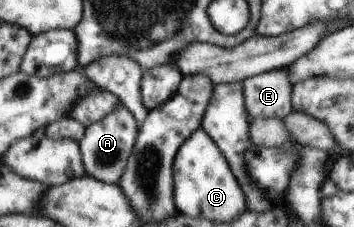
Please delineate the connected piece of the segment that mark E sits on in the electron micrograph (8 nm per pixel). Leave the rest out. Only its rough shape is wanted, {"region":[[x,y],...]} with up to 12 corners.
{"region":[[287,68],[241,82],[250,122],[288,116]]}

